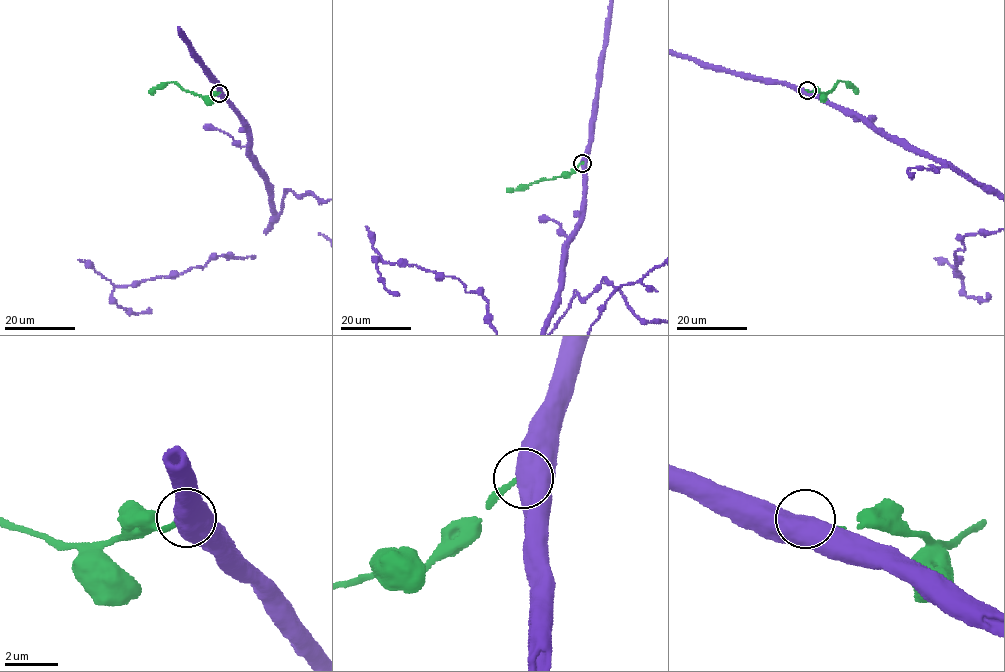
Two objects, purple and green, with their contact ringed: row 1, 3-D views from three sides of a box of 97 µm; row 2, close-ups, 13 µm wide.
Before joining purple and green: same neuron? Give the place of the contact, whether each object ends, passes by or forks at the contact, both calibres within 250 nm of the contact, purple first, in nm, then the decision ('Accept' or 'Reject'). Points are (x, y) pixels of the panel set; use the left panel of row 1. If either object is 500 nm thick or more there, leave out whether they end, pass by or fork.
Place: (219, 93). Thickness 750 nm (purple) against 170 nm. Reject

